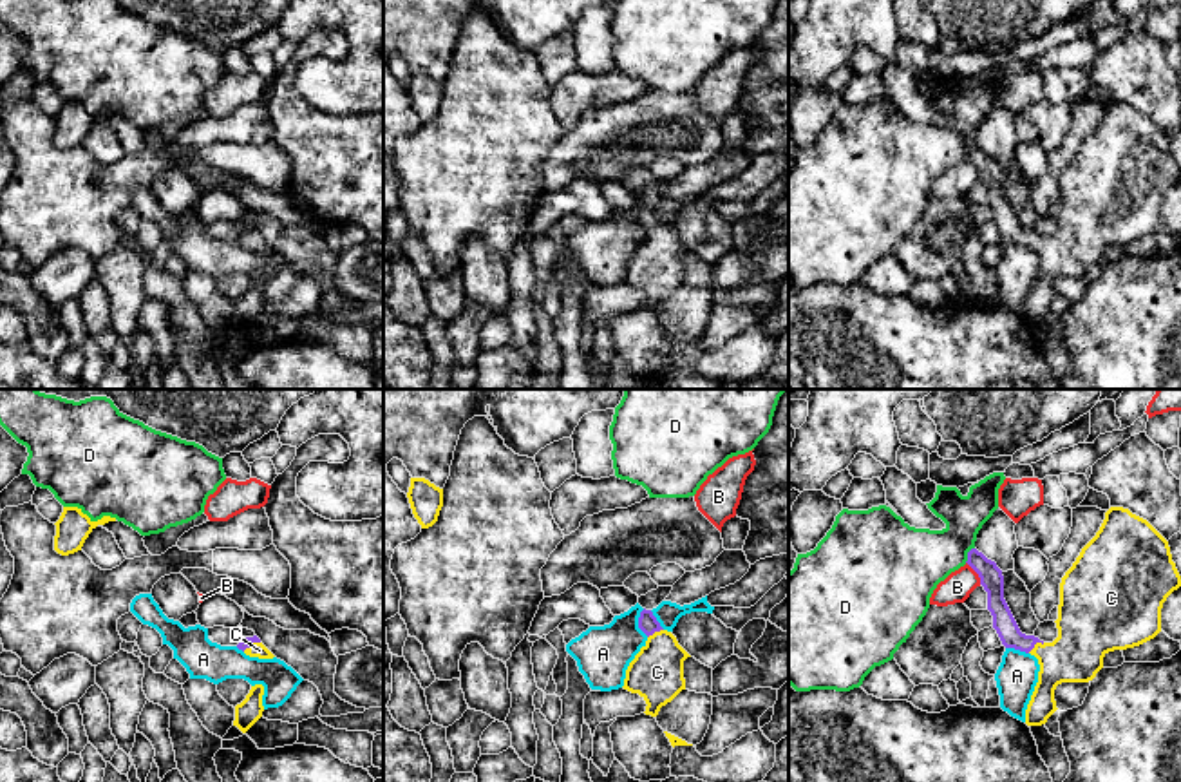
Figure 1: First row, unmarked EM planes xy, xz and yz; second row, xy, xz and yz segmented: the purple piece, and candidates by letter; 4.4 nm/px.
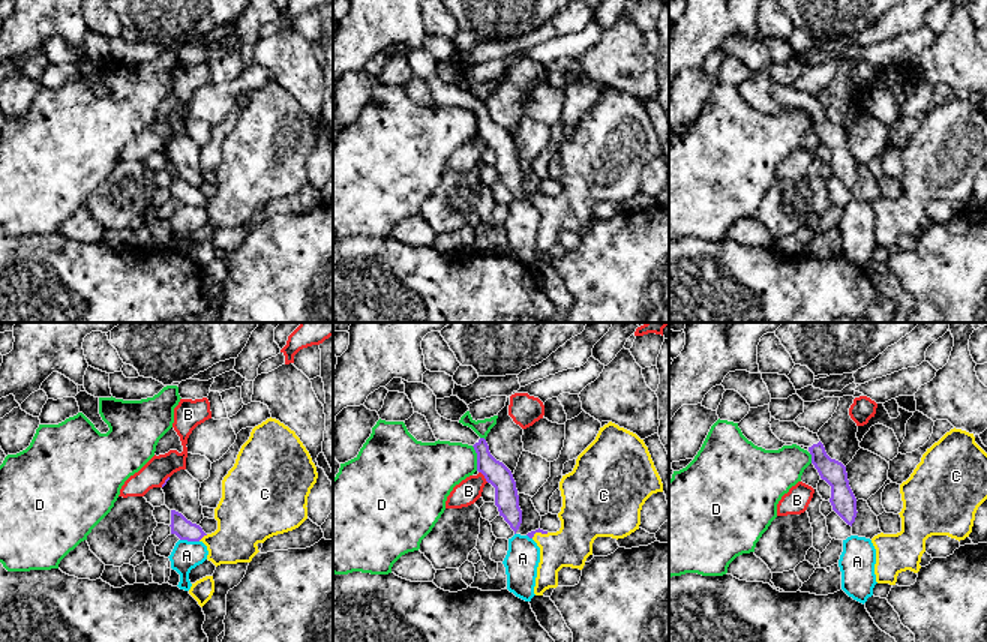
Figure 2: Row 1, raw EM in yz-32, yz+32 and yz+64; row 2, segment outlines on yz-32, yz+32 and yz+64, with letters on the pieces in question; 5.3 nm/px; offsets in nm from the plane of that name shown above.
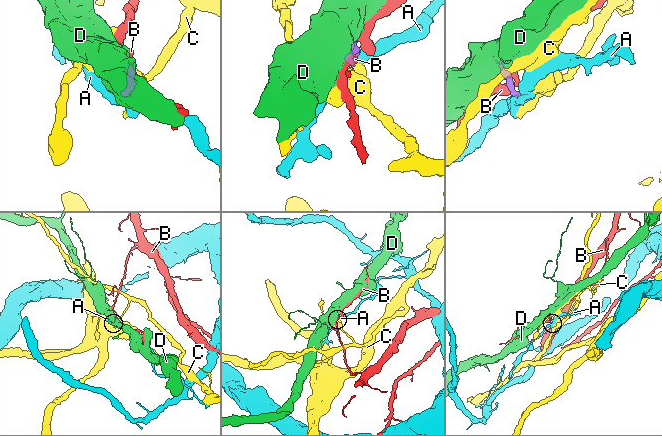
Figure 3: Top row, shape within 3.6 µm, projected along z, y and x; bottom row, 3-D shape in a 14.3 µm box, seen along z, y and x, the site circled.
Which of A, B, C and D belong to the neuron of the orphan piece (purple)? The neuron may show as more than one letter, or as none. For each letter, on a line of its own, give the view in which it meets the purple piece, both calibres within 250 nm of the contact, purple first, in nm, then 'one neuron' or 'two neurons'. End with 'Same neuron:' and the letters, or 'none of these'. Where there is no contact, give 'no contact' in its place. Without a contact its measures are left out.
A: contact in xz; calibres 90 and 240 nm; two neurons
B: contact in yz; calibres 100 and 130 nm; two neurons
C: contact in yz; calibres 100 and 280 nm; one neuron
D: contact in yz; calibres 100 and 300 nm; two neurons
Same neuron: C

